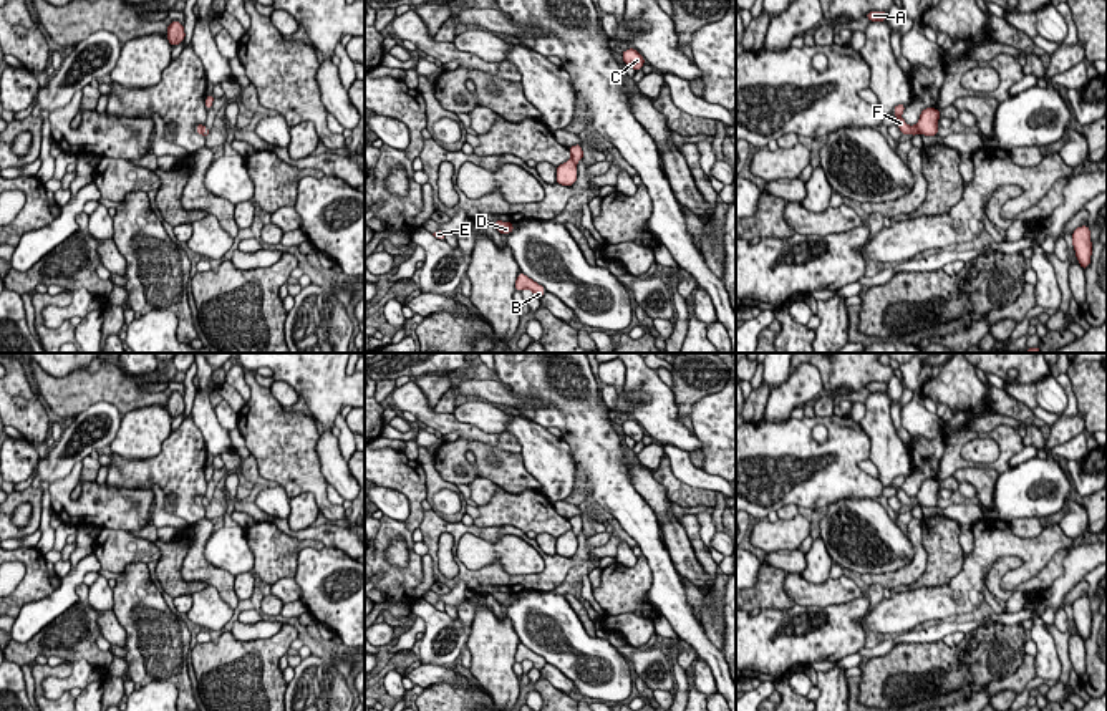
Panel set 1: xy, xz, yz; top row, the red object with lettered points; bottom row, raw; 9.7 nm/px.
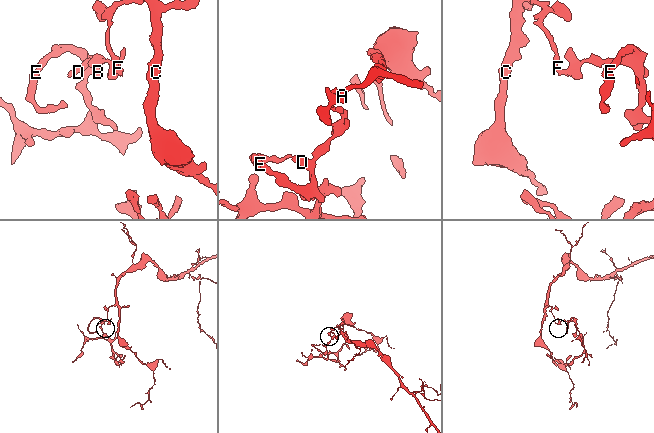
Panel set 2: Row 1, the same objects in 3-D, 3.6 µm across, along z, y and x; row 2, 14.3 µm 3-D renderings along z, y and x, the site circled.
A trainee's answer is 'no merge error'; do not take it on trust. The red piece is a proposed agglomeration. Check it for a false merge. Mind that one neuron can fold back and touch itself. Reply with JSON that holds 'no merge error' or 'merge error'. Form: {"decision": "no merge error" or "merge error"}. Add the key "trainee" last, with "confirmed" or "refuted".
{"decision": "merge error", "trainee": "refuted"}

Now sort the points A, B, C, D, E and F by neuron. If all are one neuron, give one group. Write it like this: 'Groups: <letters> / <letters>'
Groups: A C F / B D E

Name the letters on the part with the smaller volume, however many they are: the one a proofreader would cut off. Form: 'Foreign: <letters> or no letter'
Foreign: B, D, E

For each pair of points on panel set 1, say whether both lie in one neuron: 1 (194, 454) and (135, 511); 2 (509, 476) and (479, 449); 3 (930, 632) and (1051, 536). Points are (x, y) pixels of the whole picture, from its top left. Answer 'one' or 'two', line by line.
1: two
2: one
3: two

